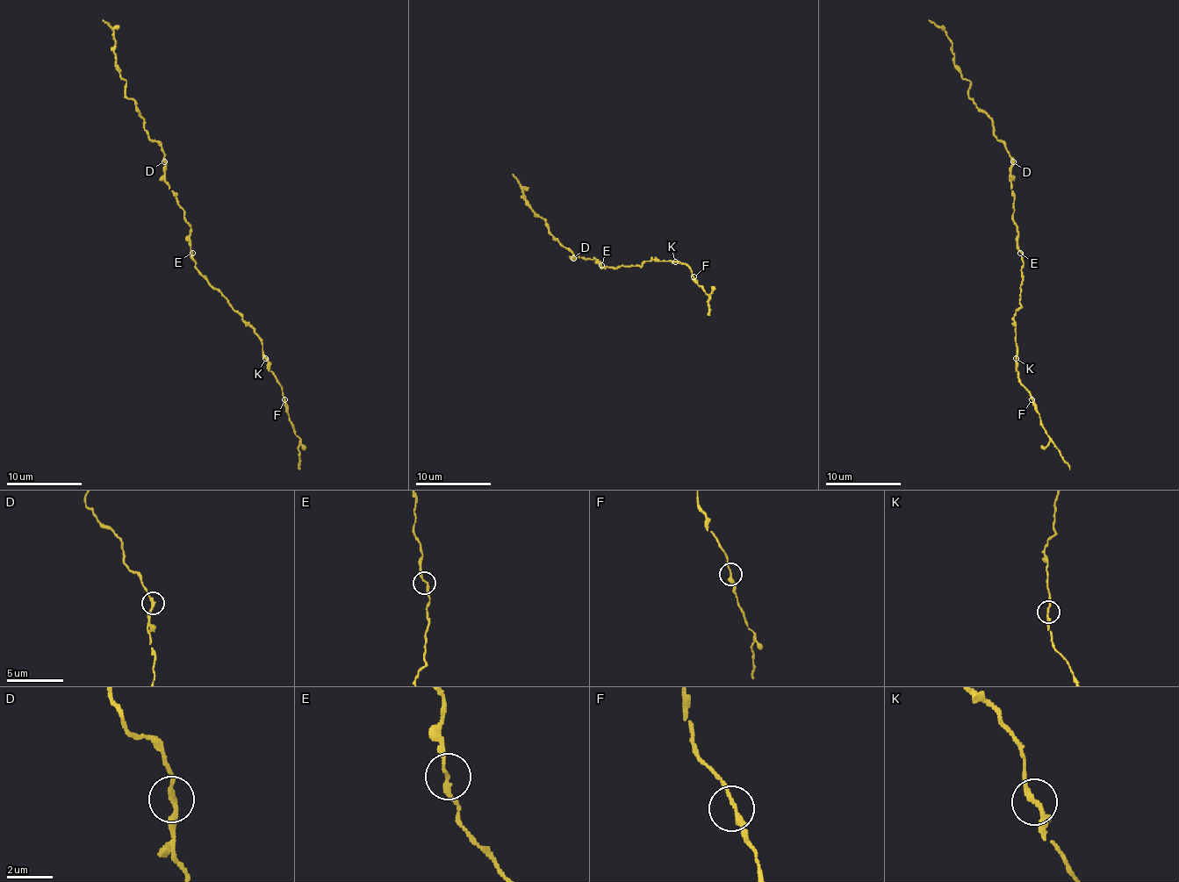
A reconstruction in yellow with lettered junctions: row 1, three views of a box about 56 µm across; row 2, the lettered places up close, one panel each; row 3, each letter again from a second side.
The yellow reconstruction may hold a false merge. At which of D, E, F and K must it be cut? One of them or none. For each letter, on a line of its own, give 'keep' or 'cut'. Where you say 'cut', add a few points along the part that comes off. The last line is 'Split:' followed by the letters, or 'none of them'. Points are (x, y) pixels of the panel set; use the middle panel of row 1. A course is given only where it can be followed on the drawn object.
D: keep
E: keep
F: keep
K: keep
Split: none of them

